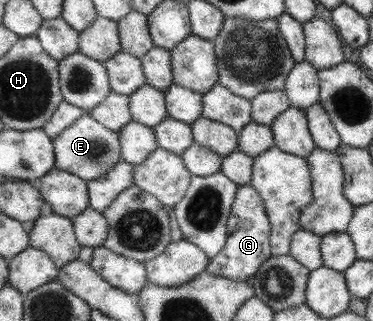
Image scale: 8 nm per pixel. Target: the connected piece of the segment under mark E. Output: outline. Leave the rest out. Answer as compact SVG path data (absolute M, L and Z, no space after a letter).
M87 112L77 123L73 123L61 135L53 139L56 167L75 173L86 181L95 180L107 174L122 161L120 134L101 124L90 112Z

